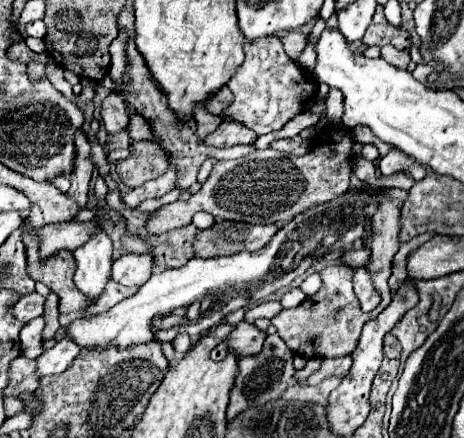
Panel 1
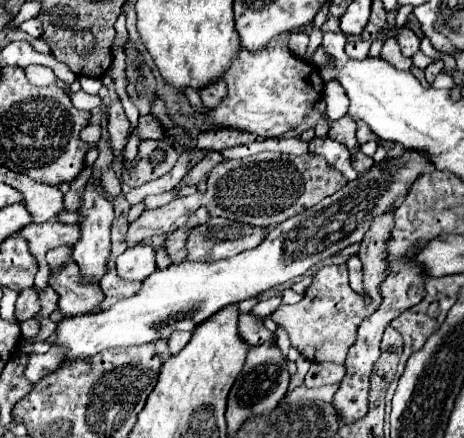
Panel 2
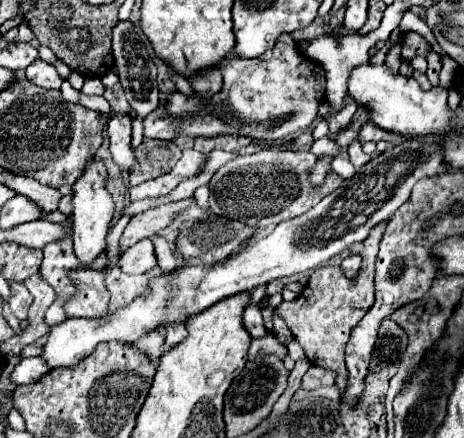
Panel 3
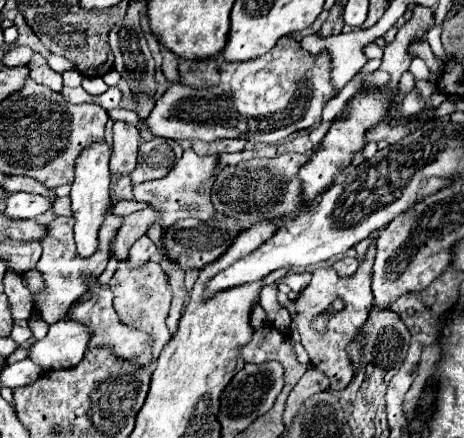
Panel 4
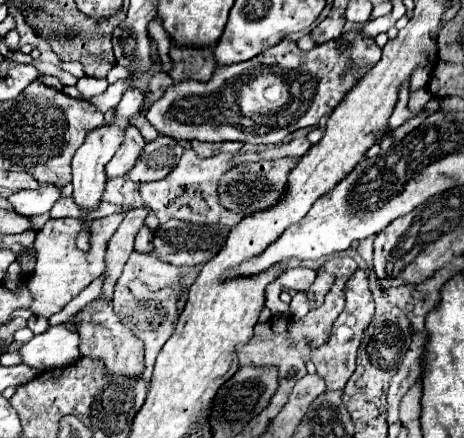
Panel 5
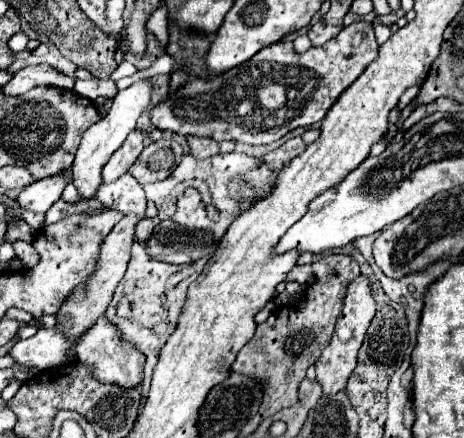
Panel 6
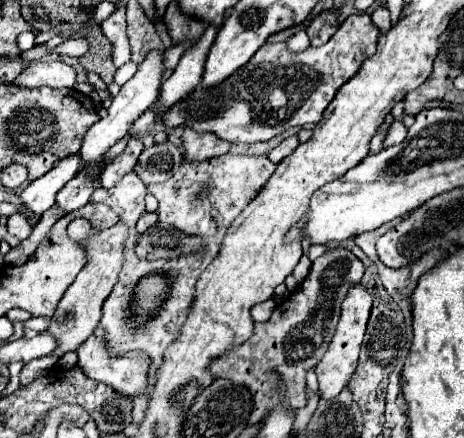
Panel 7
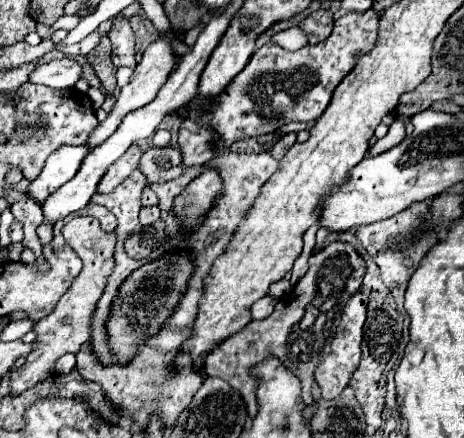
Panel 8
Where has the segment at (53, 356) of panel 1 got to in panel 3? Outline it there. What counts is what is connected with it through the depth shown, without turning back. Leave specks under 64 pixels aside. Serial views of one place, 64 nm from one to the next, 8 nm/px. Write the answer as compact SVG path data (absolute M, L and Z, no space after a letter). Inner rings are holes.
M24 358L12 368L10 380L14 384L32 384L32 382L40 380L40 376L44 376L48 370L50 368L46 366L44 360L40 360L40 358Z

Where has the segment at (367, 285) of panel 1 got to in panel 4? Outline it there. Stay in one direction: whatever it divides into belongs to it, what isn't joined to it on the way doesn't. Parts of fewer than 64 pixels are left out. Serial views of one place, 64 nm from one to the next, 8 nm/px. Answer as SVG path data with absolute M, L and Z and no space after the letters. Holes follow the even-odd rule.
M342 258L342 260L338 260L332 268L338 272L338 276L342 276L342 278L348 278L352 276L354 272L356 272L356 268L358 268L358 260L356 258Z

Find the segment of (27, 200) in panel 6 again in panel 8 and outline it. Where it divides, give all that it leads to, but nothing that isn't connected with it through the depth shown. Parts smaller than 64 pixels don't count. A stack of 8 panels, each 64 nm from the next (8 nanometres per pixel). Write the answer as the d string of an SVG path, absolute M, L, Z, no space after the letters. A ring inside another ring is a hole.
M88 144L60 146L56 152L52 152L52 156L48 156L40 176L30 182L26 190L28 196L38 202L44 202L54 190L58 190L78 172L80 164L84 162L84 156L88 156Z

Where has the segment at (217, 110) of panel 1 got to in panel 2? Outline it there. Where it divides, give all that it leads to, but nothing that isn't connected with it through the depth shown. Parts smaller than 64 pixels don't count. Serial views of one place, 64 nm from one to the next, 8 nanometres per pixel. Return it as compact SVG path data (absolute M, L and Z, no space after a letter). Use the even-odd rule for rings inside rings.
M216 80L216 82L200 88L198 94L200 94L200 98L202 98L206 108L214 108L226 96L226 82L224 80Z

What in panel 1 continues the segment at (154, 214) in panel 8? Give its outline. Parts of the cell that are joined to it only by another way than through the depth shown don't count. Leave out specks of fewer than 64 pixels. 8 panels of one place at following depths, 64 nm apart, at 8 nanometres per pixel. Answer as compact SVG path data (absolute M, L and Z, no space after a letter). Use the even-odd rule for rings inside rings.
M124 254L112 264L112 278L124 286L142 286L152 276L152 256L142 254Z

